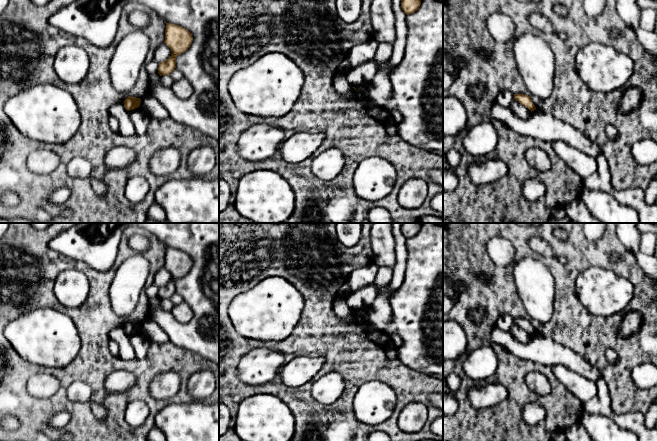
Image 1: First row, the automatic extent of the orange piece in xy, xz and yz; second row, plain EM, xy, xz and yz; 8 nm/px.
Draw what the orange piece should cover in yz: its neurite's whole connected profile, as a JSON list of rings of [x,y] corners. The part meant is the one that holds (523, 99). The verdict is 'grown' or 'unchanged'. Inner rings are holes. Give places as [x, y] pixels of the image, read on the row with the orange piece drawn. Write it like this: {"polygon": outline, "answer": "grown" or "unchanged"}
{"polygon": [[[514,94],[514,99],[518,101],[520,104],[524,105],[527,107],[531,112],[536,110],[535,105],[532,102],[532,99],[530,96],[526,94]]], "answer": "unchanged"}

